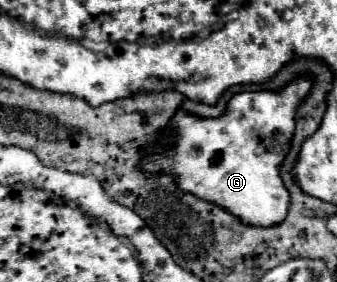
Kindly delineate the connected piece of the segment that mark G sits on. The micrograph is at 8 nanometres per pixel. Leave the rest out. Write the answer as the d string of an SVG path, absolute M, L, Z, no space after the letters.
M298 78L282 92L260 90L236 94L220 118L200 120L178 110L170 120L174 134L162 140L164 144L174 140L176 146L160 154L144 154L140 164L148 172L172 174L182 190L226 208L246 224L280 224L290 204L288 190L280 178L280 162L288 154L294 134L294 114L298 104L306 98L310 84L310 78Z

